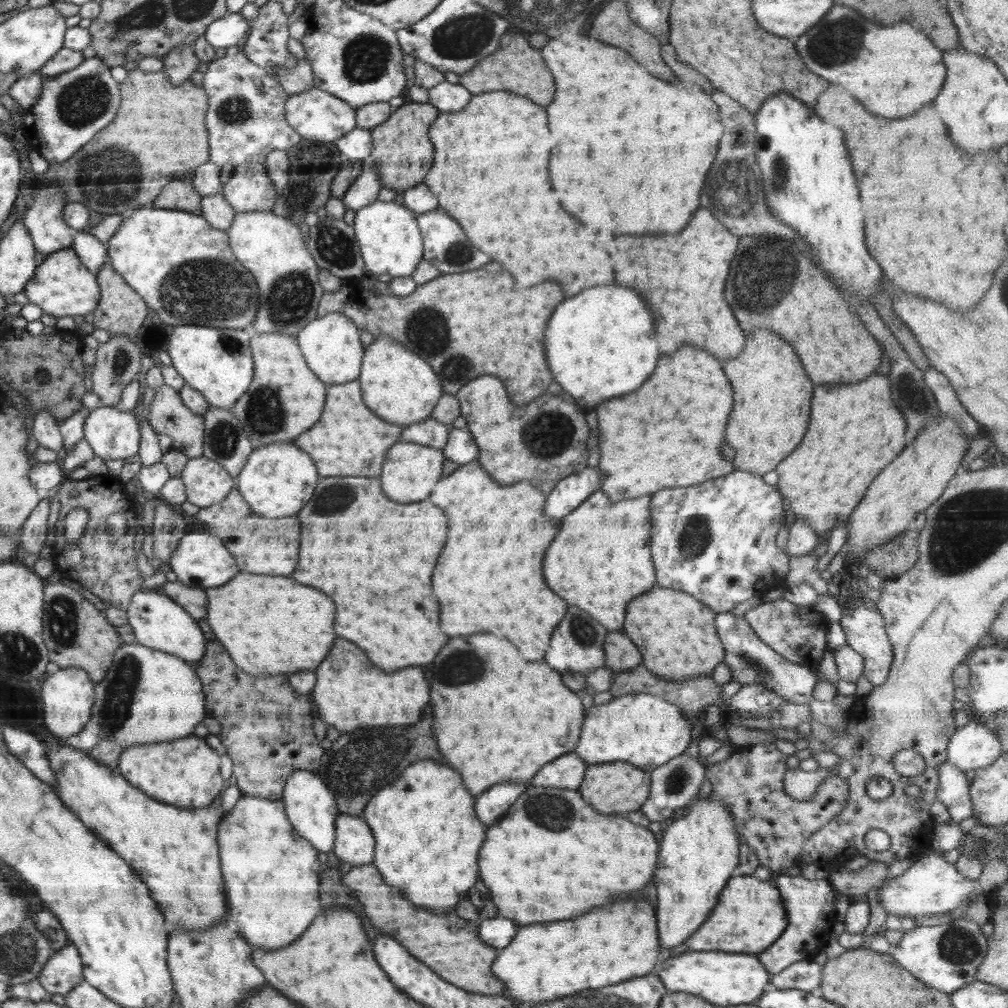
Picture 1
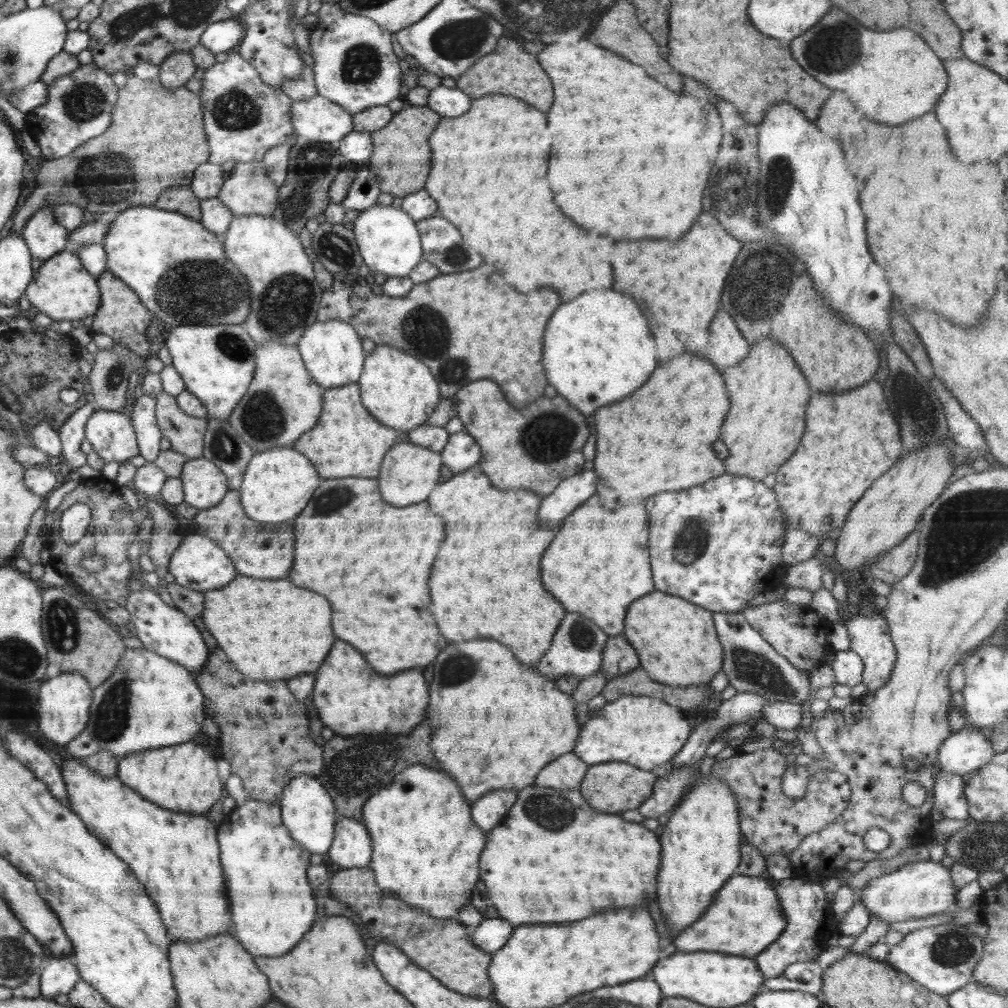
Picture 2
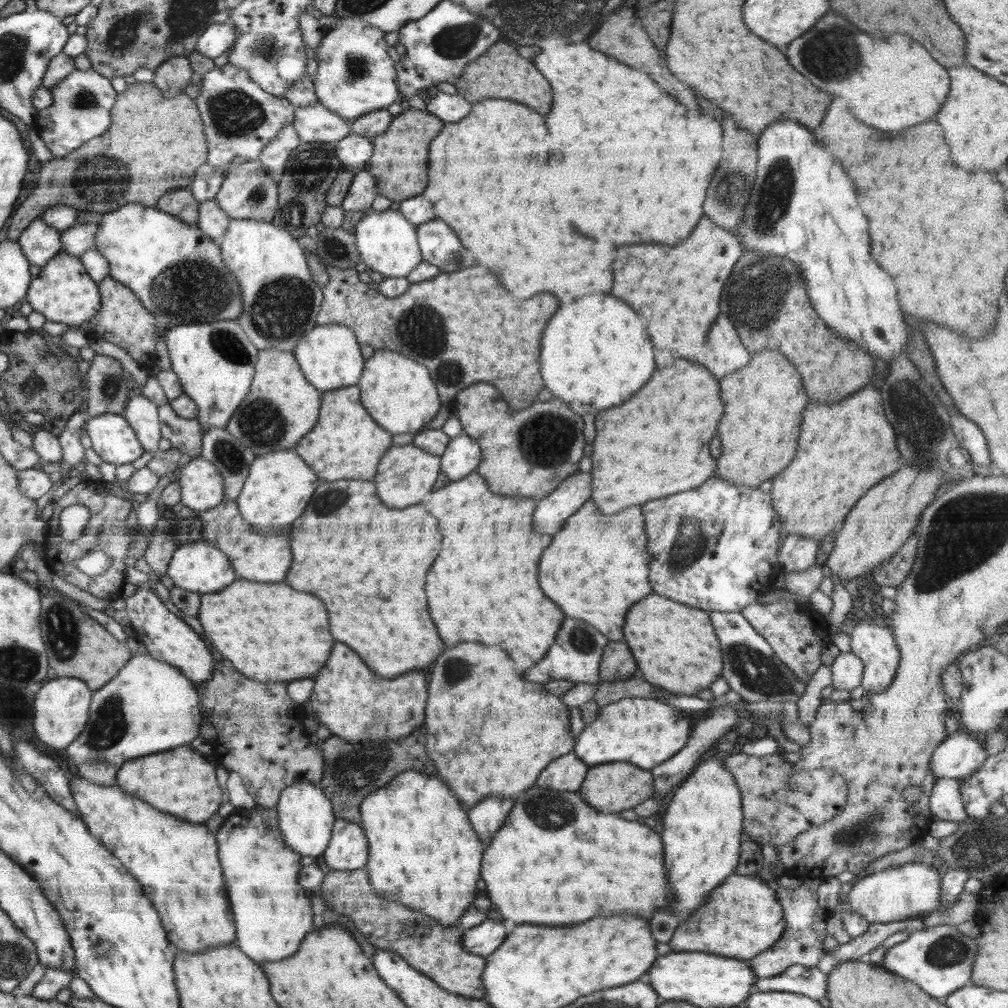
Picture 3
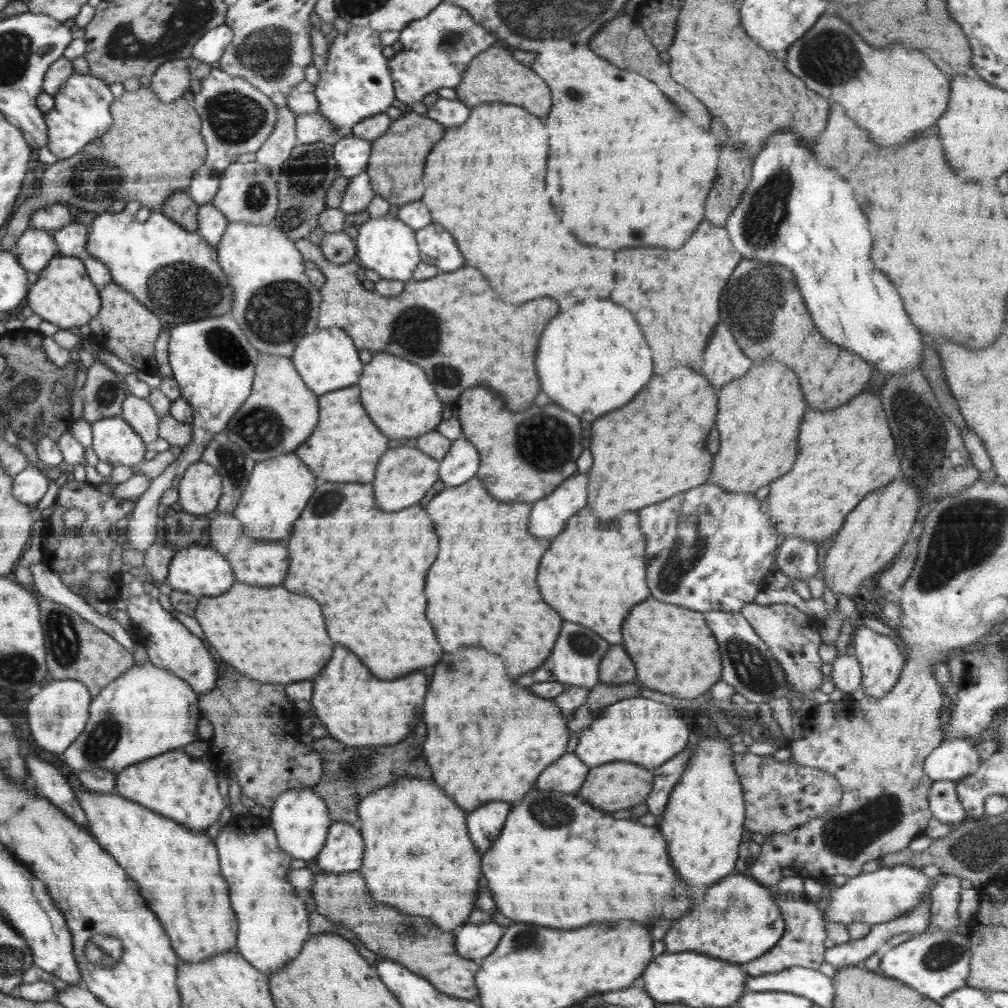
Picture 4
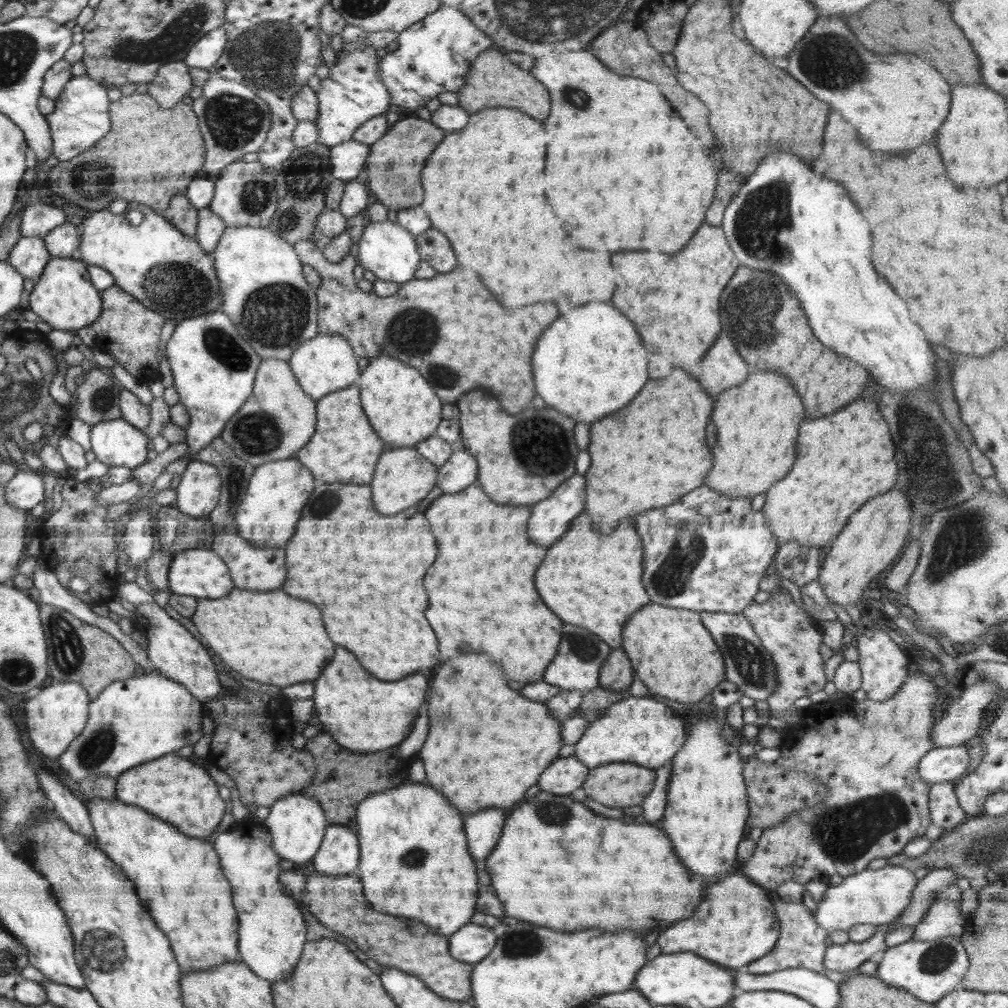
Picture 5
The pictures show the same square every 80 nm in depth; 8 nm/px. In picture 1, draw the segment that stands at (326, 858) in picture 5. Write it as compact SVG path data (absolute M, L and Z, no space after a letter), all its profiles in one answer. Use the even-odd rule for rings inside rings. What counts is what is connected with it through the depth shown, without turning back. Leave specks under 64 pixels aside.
M340 813L336 817L333 851L339 860L353 867L373 862L375 838L362 816Z

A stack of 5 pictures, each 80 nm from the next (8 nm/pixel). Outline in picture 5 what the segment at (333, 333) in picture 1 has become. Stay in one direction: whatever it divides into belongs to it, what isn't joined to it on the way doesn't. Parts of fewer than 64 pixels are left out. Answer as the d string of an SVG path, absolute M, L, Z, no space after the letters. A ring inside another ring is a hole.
M320 334L303 342L287 360L300 388L315 401L334 391L356 384L360 370L359 358L354 356L353 348L341 334Z

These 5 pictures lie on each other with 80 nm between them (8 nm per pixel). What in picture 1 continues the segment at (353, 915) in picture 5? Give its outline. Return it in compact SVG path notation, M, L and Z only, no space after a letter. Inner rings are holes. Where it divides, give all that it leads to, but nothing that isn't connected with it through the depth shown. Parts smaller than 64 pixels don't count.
M371 863L352 867L349 872L341 876L340 882L352 890L352 896L364 906L366 918L370 918L372 926L382 932L395 938L414 958L423 962L430 970L433 970L440 978L446 982L463 988L466 992L475 992L476 994L486 994L490 996L500 995L505 992L503 982L496 978L491 971L492 963L499 953L498 949L484 944L478 936L478 926L472 922L466 922L460 926L456 932L452 932L454 924L460 924L460 920L454 914L434 914L424 907L418 907L412 904L408 899L402 896L402 890L396 886L388 886L382 878L380 871Z

